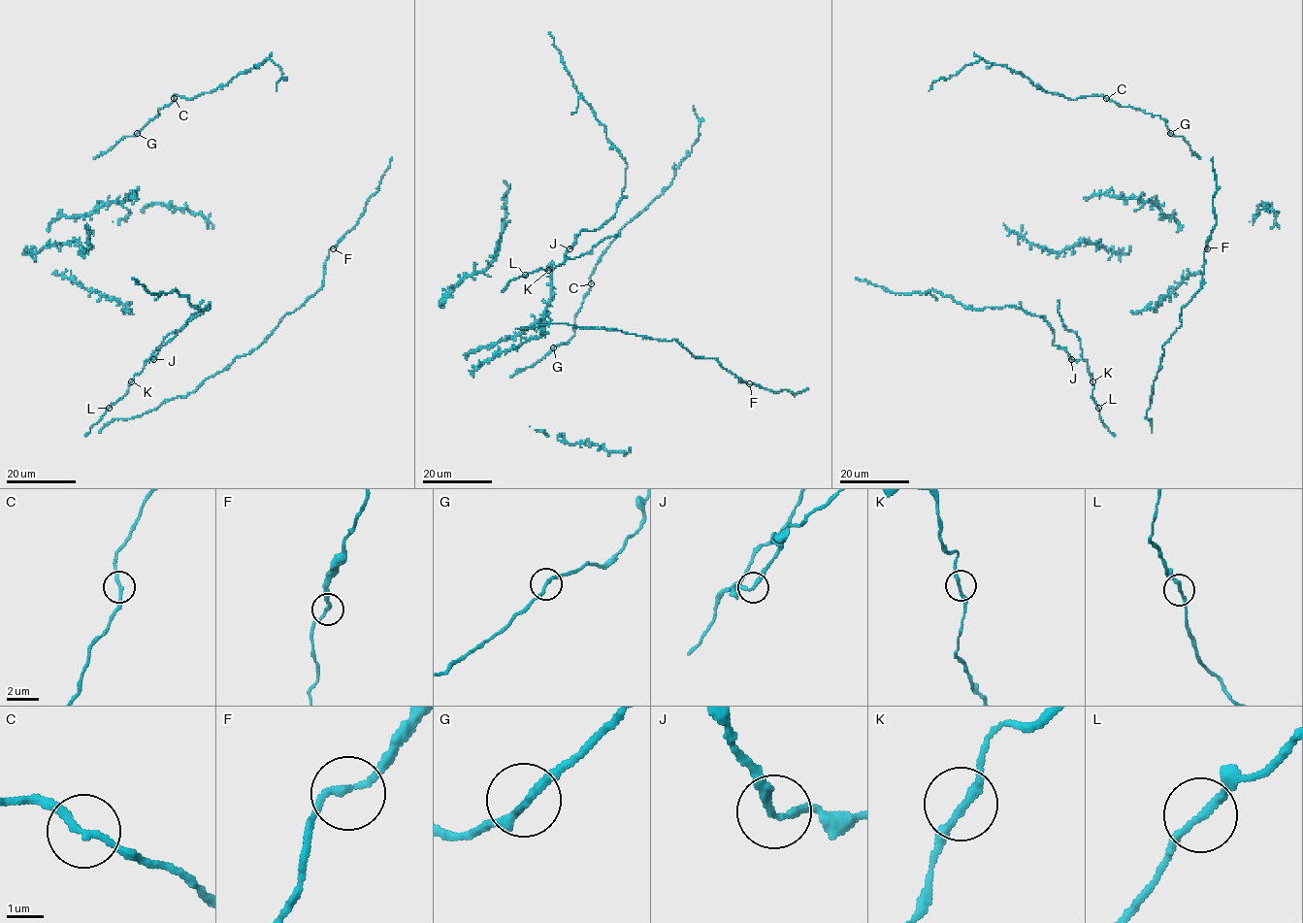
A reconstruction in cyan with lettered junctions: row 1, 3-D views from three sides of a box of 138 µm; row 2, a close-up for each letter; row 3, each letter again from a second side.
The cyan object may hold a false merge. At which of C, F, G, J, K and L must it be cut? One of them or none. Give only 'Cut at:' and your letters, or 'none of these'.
Cut at: none of these

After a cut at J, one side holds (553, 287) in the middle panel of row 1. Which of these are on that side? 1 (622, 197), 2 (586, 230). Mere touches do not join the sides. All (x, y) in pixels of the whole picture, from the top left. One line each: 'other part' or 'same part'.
1: other part
2: other part

